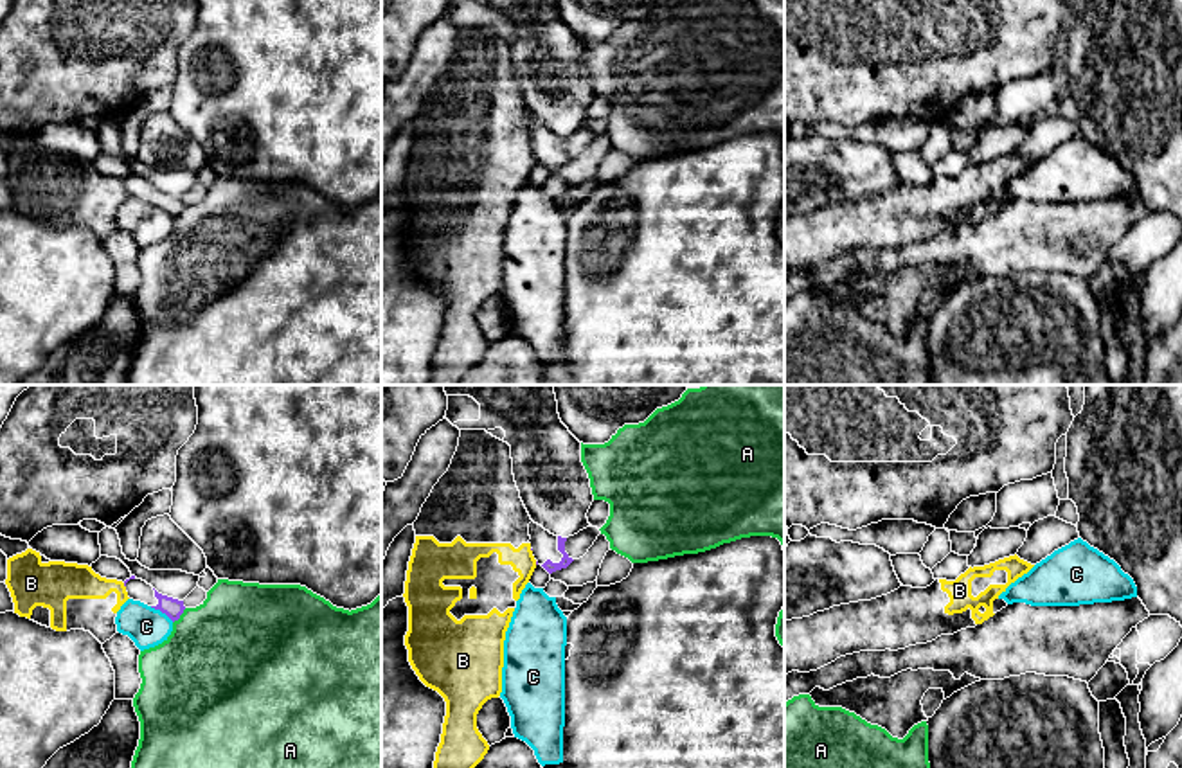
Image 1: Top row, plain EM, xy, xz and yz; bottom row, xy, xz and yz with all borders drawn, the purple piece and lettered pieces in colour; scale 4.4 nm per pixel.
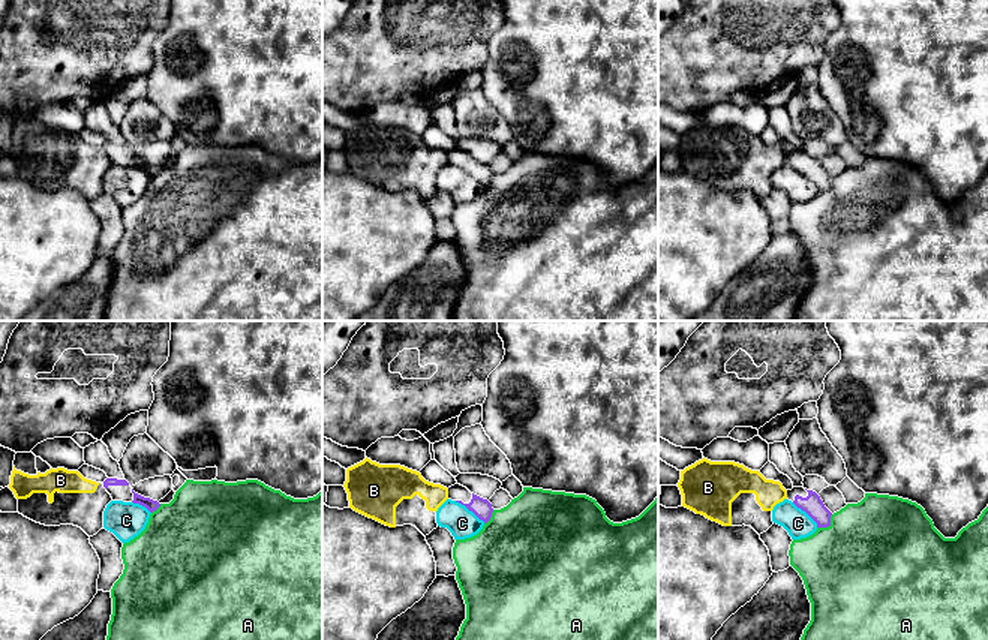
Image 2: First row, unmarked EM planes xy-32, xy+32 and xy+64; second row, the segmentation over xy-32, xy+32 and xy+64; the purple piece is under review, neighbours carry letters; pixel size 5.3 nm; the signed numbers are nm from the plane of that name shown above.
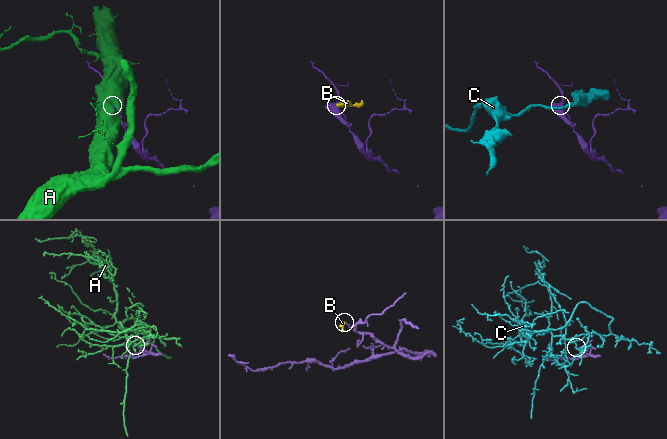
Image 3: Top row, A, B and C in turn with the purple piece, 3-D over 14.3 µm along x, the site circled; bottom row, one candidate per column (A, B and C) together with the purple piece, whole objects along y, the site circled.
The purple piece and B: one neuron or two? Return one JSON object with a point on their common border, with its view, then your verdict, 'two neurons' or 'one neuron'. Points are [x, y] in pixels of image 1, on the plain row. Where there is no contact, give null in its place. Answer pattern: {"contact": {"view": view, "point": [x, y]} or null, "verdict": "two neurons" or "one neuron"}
{"contact": null, "verdict": "two neurons"}

